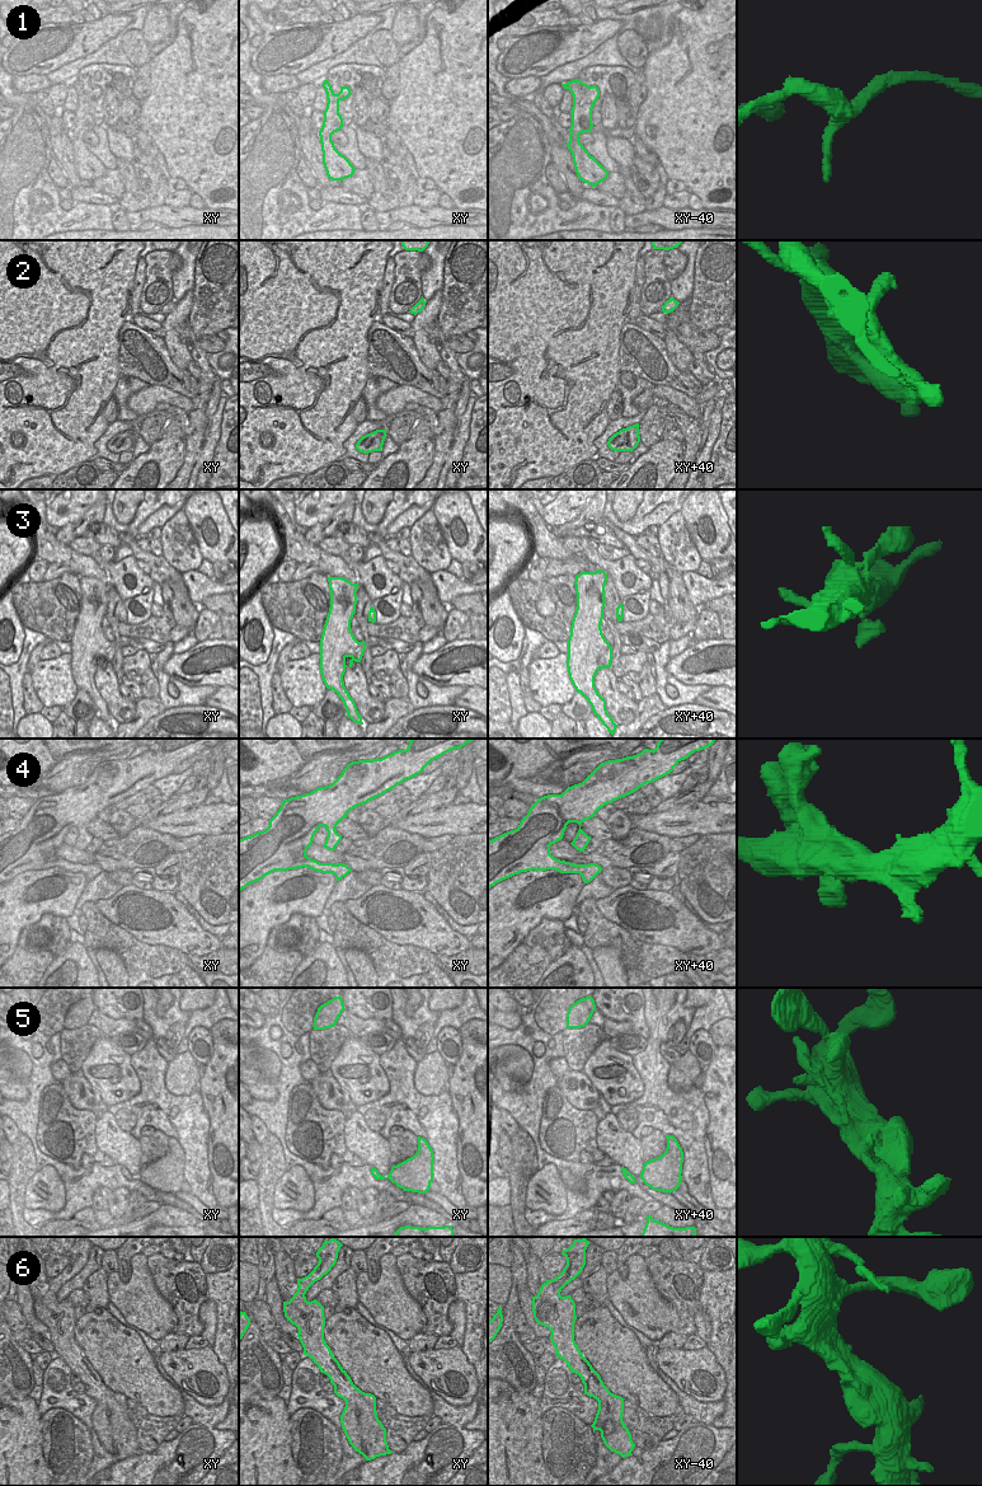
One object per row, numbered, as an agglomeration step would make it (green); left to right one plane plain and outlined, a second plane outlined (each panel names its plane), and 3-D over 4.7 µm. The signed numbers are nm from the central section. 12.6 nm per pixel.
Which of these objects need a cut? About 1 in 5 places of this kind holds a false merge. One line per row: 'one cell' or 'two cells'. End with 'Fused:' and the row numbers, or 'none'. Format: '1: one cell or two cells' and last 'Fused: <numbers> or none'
1: one cell
2: one cell
3: one cell
4: one cell
5: one cell
6: one cell
Fused: none

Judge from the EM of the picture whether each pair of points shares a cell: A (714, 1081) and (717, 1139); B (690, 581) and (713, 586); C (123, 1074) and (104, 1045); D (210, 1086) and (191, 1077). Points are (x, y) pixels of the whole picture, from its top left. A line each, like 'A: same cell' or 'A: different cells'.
A: same cell
B: same cell
C: same cell
D: different cells

